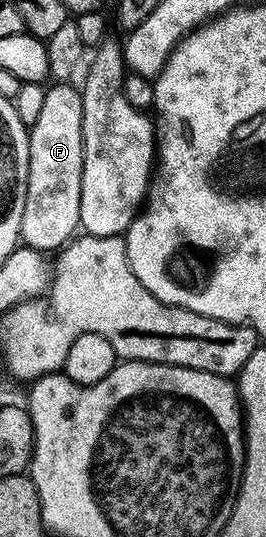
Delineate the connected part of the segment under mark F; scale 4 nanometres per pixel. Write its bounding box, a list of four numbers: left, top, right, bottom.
[21,83,83,251]

